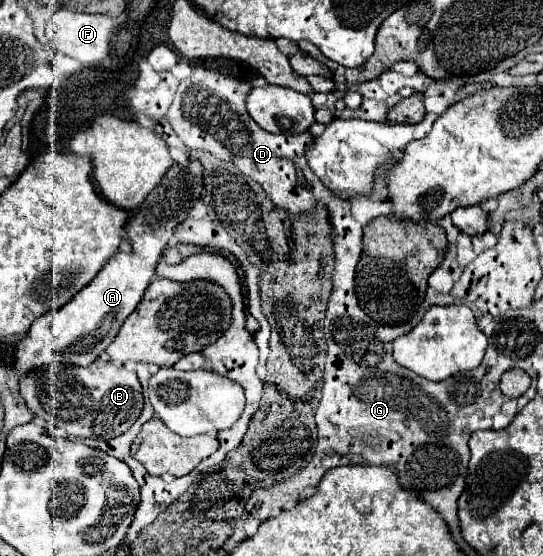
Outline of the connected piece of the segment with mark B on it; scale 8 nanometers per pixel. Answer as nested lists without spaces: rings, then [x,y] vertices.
[[[96,358],[90,366],[54,364],[34,368],[20,378],[20,396],[50,426],[68,428],[76,438],[110,440],[124,434],[142,412],[142,386],[134,370]]]

